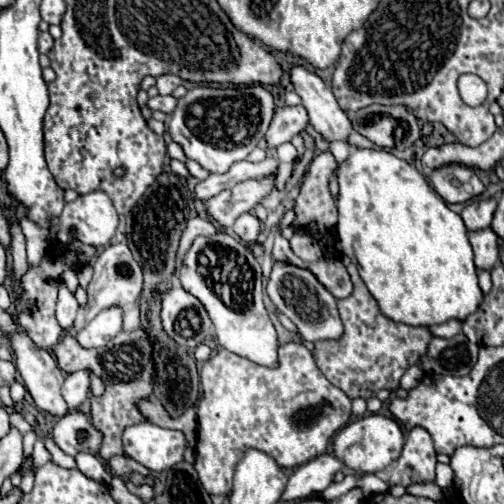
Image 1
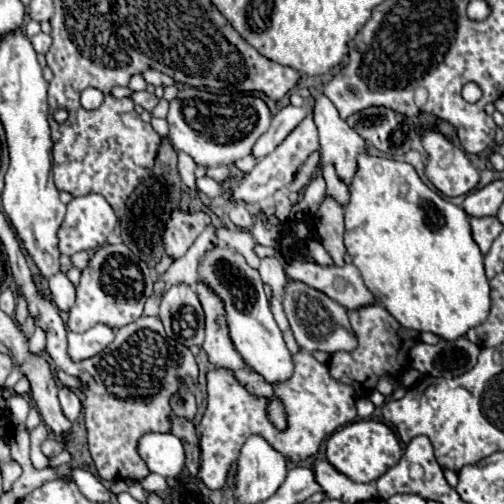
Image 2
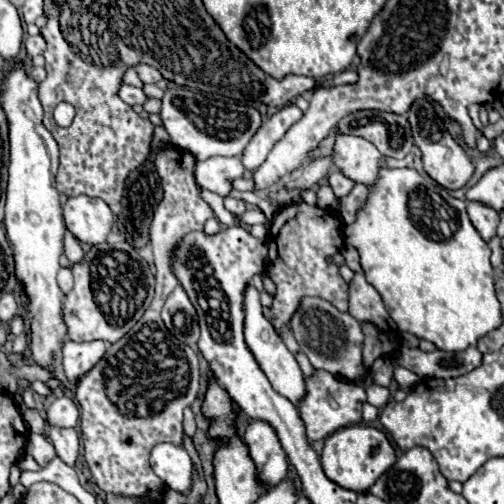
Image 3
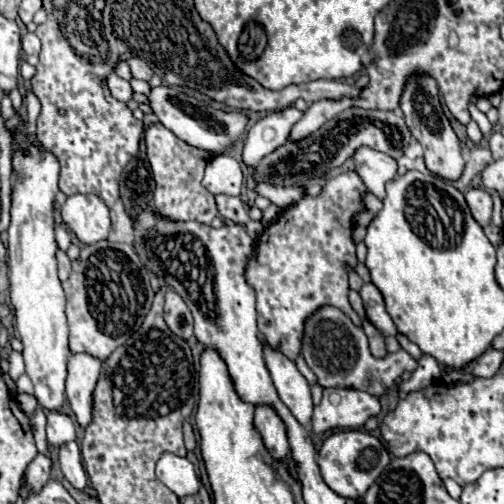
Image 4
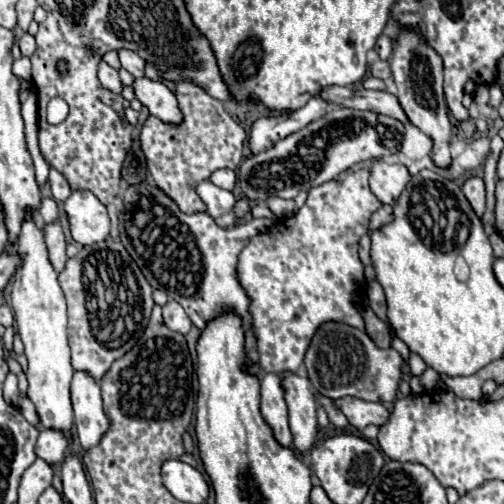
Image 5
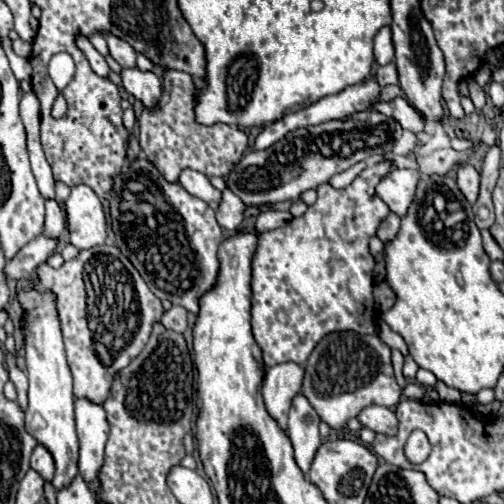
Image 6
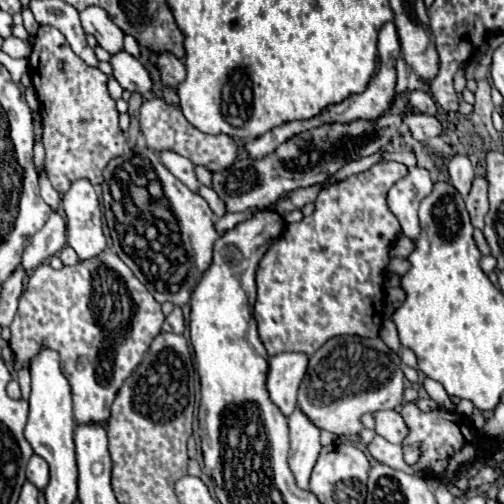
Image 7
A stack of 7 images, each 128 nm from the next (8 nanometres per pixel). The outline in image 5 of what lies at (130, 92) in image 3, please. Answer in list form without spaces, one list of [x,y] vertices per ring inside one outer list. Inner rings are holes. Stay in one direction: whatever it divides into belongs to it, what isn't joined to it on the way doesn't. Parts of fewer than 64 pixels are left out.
[[[100,60],[100,64],[98,64],[98,78],[100,78],[100,82],[102,82],[104,88],[120,94],[122,82],[118,78],[118,70],[114,70],[112,66],[108,66],[104,60]]]

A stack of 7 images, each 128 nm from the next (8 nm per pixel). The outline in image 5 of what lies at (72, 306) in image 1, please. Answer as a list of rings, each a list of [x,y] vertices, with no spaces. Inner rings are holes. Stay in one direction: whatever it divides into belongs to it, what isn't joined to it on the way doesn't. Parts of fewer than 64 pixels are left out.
[[[56,220],[56,222],[44,224],[42,230],[44,230],[44,242],[46,242],[46,248],[48,248],[50,264],[54,266],[56,272],[60,272],[66,264],[66,238],[64,238],[62,226]]]

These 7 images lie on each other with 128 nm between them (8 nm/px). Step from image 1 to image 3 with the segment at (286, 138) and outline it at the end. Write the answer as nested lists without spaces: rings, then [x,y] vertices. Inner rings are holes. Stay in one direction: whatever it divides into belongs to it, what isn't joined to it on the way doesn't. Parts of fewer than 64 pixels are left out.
[[[290,104],[290,106],[282,108],[282,110],[278,110],[276,114],[272,114],[270,118],[266,118],[262,122],[262,126],[256,130],[256,134],[252,136],[250,144],[246,146],[246,150],[242,154],[244,168],[250,170],[250,172],[254,172],[256,168],[260,168],[260,164],[266,160],[266,156],[270,154],[270,150],[274,148],[274,144],[300,118],[302,118],[302,110],[296,104]]]

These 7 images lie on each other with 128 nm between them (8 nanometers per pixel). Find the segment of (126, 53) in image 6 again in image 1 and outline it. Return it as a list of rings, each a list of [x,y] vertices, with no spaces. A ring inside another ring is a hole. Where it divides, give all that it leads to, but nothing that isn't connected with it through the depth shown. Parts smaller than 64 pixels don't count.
[[[162,74],[162,76],[156,78],[156,88],[158,88],[158,92],[160,92],[162,96],[172,94],[172,90],[174,90],[176,86],[180,86],[180,84],[182,84],[182,80],[180,80],[178,76],[174,76],[174,74]]]

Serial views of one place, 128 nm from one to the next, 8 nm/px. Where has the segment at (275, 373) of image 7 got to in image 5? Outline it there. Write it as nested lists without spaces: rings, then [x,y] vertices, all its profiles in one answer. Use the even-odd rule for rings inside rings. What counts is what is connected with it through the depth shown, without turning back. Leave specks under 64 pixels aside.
[[[264,374],[262,380],[262,416],[270,424],[276,440],[282,446],[292,444],[292,434],[288,428],[288,408],[284,400],[284,386],[280,374]]]

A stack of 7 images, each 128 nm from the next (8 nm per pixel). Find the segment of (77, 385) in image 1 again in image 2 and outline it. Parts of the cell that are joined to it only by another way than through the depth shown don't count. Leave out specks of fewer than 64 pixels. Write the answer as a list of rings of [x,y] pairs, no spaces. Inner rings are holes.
[[[60,388],[58,398],[60,398],[62,414],[64,414],[70,422],[74,422],[74,420],[80,416],[80,410],[82,410],[82,404],[80,404],[78,396],[76,396],[72,390],[68,390],[68,388]]]

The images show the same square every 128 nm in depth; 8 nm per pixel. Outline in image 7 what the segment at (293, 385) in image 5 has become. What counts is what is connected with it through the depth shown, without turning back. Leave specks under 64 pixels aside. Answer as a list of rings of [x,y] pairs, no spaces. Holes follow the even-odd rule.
[[[298,408],[290,414],[288,422],[290,422],[288,464],[290,464],[290,470],[294,472],[296,484],[302,490],[308,490],[308,480],[310,480],[312,468],[322,450],[320,430]]]

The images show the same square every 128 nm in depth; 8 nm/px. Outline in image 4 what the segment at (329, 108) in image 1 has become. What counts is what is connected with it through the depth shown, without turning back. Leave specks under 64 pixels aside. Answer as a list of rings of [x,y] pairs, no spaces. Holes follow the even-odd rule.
[[[360,148],[354,156],[354,162],[356,162],[356,172],[364,180],[366,188],[378,200],[384,200],[386,182],[390,182],[398,176],[396,160],[382,152],[376,152],[372,148]]]

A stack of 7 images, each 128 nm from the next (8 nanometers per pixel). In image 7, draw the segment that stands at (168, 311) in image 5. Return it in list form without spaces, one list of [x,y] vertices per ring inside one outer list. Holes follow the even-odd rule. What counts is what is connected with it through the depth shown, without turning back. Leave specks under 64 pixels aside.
[[[174,306],[174,310],[166,316],[162,330],[164,332],[174,332],[174,334],[182,334],[184,332],[184,318],[182,318],[182,310],[178,306]]]

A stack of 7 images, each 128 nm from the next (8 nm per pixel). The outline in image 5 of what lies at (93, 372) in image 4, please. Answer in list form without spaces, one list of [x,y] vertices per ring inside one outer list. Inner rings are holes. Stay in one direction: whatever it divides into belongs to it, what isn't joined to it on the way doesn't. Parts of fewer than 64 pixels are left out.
[[[74,372],[72,406],[74,406],[76,432],[78,432],[82,448],[90,450],[98,446],[102,436],[108,432],[110,424],[102,410],[100,386],[86,372]]]

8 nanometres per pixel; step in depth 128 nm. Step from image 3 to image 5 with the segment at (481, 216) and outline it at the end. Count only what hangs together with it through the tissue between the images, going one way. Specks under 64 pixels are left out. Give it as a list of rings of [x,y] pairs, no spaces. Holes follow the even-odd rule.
[[[470,176],[464,184],[462,184],[462,192],[464,192],[464,196],[468,198],[468,202],[472,204],[472,208],[474,208],[474,212],[478,214],[478,216],[482,216],[484,214],[484,208],[486,208],[486,204],[484,204],[484,182],[482,182],[482,178],[478,178],[478,176]]]

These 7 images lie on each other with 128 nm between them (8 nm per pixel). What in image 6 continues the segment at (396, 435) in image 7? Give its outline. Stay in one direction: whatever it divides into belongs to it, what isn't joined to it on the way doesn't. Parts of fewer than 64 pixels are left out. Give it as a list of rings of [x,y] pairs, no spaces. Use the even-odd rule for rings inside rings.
[[[368,406],[360,412],[358,420],[378,432],[378,434],[386,434],[386,436],[396,436],[396,428],[398,428],[398,420],[396,420],[396,414],[390,410],[390,408],[384,408],[384,406]]]

